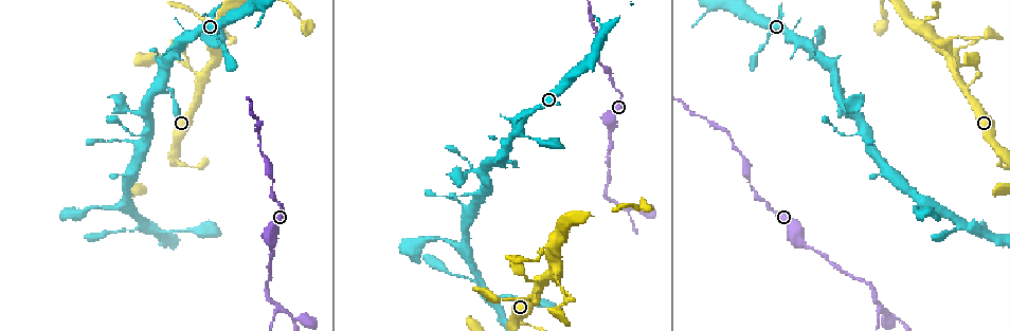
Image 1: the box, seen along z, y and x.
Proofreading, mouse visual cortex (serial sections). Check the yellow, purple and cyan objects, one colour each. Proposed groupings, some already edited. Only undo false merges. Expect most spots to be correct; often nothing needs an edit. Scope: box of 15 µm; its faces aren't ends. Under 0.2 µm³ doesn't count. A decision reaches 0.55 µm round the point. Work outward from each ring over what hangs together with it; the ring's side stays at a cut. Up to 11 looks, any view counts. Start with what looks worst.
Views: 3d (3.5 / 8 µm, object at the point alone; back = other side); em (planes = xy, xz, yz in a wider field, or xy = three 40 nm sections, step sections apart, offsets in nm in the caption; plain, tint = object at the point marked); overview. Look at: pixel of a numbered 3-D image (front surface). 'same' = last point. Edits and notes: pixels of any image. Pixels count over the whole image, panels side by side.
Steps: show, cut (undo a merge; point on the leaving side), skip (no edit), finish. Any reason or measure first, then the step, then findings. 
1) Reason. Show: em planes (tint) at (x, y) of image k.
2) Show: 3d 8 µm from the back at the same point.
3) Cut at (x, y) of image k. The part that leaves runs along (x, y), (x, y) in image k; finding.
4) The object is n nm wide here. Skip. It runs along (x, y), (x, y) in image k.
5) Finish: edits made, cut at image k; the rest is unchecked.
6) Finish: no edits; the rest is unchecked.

Two arms in line, one across. Show: 3d 3.5 µm at (540, 286) of image 1.

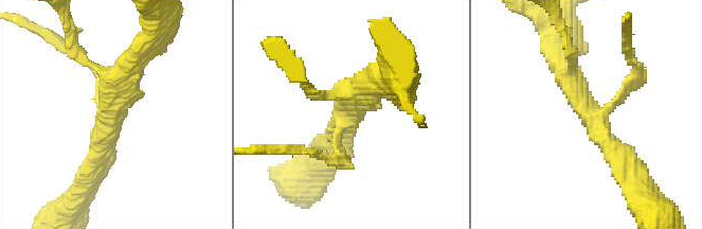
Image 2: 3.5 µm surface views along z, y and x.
3 arms meet here; the arms are 150, 350, 350 nm wide. Show: em xy step 5 (tint) at (595, 121) of image 2.

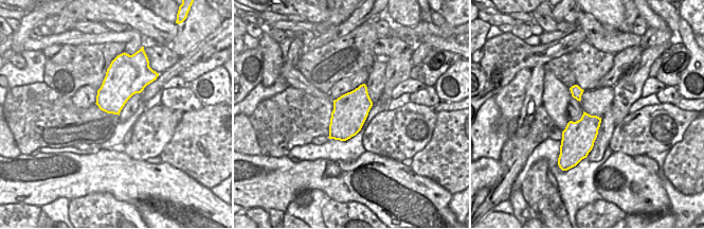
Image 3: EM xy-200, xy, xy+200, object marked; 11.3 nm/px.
The object is 400 nm wide here. Skip. It runs along (631, 176), (560, 62) in image 2; all the same cell.

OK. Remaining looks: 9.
Thin neck. Show: 3d 3.5 µm at (886, 312) of image 1.

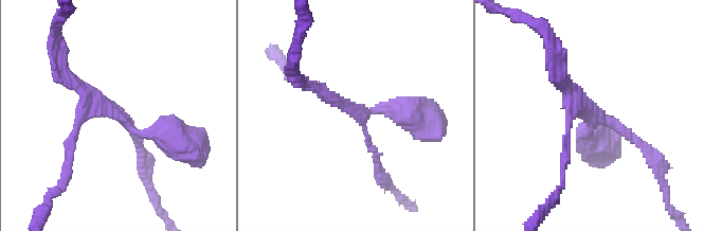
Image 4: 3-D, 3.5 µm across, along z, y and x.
Show: em xy step 2 (tint) at (121, 121) of image 4.

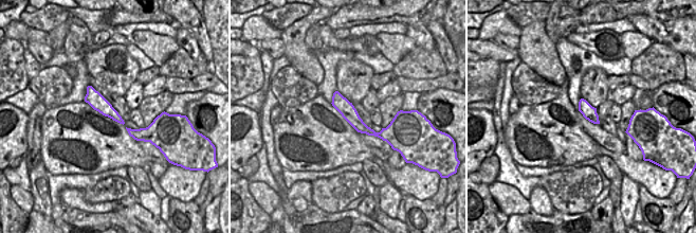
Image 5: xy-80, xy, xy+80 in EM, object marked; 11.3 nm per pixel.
Skip. It runs along (335, 95), (371, 132), (394, 124) in image 5; one cell here.

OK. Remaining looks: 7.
Arms part here. Show: 3d 3.5 µm at (219, 50) of image 1.

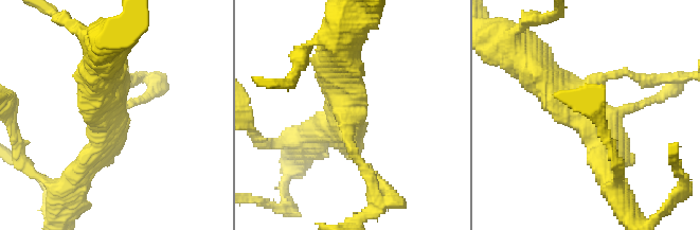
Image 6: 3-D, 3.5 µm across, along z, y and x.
Shape alone is not enough. Show: em planes (tint) at (347, 103) of image 6.

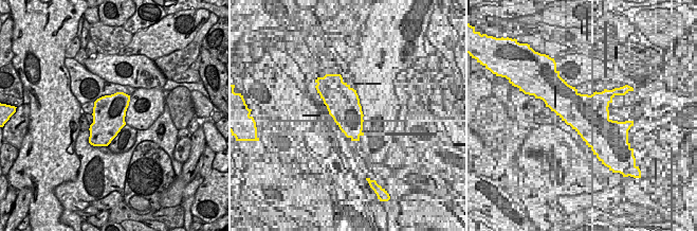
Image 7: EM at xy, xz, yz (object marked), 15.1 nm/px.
Show: em xy step 5 (tint) at the same point.

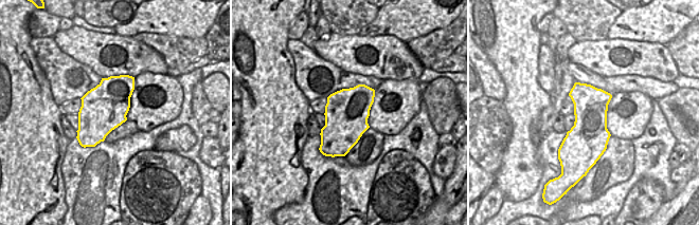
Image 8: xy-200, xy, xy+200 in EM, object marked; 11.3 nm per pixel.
Skip. It runs along (607, 160), (602, 130), (523, 59) in image 6; one cell here.

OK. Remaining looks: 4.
Two arms in line, one across. Show: 3d 8 µm at (185, 44) of image 1.

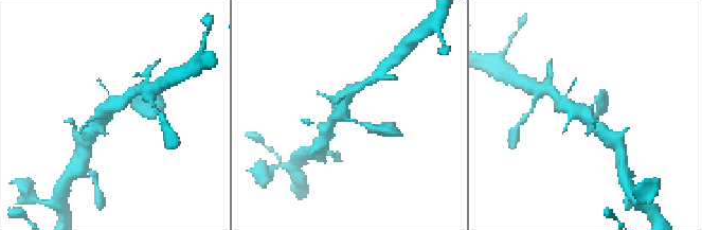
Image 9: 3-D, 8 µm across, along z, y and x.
Closer look. Show: 3d 3.5 µm from the back at (111, 114) of image 9.

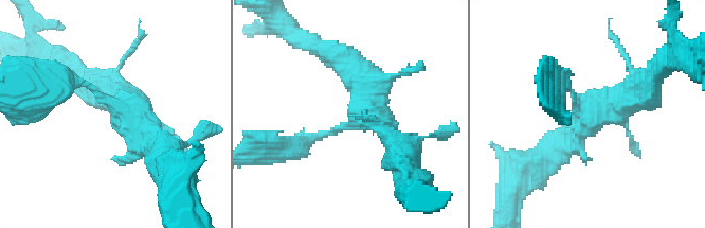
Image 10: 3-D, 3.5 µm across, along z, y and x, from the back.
Need the tissue. Show: em xy step 2 (tint) at (118, 107) of image 10.

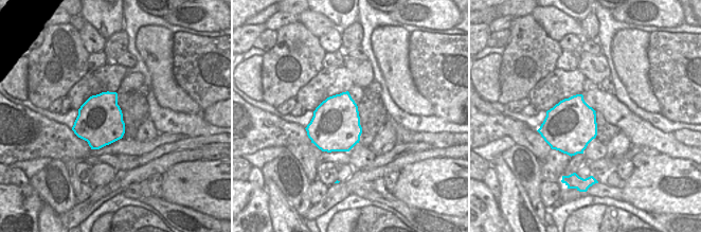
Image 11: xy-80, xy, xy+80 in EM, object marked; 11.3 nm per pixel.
The object is 550 nm wide here. Skip. It runs along (643, 90), (589, 114), (545, 159) in image 10; continuous, no second cell.

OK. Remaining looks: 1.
Finish: no edits; the rest is unchecked.

